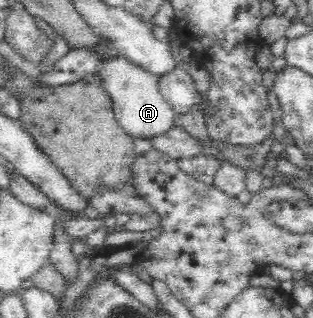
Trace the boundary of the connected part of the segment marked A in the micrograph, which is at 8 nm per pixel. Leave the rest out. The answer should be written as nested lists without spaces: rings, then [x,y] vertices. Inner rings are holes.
[[[124,56],[100,62],[96,73],[103,77],[103,85],[110,93],[117,122],[132,139],[152,141],[172,129],[178,114],[160,93],[157,75],[144,71]]]

